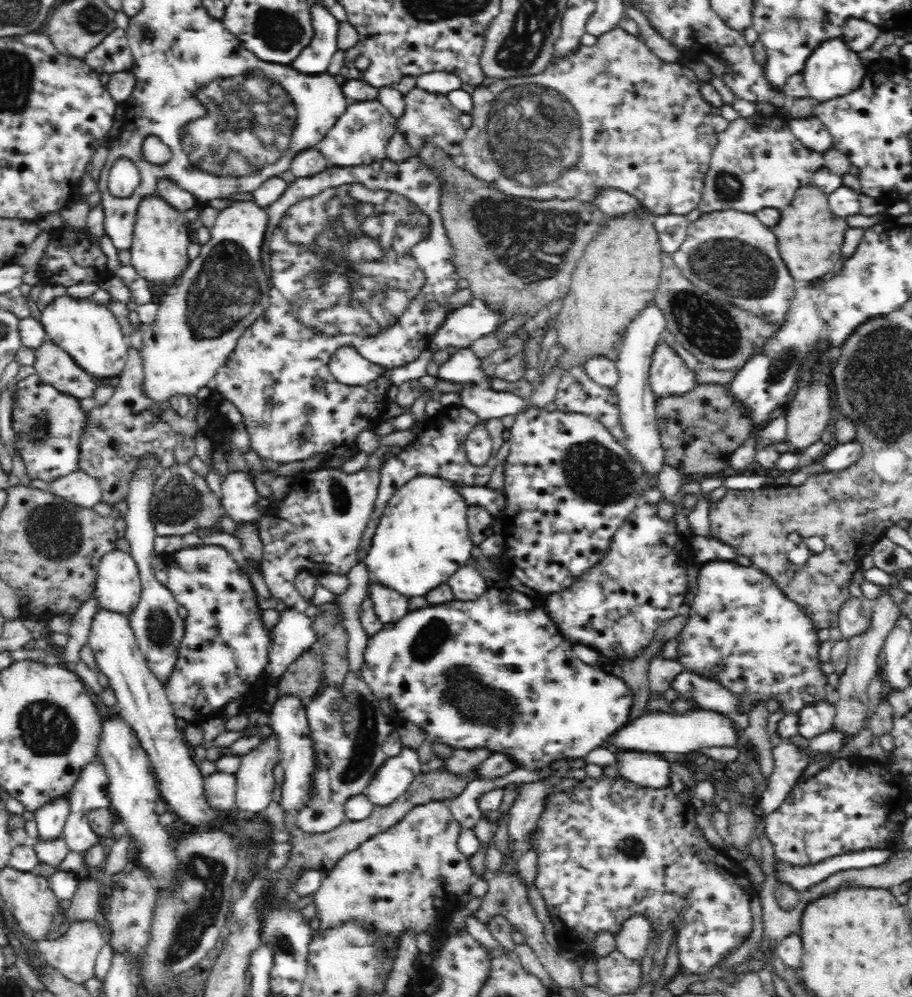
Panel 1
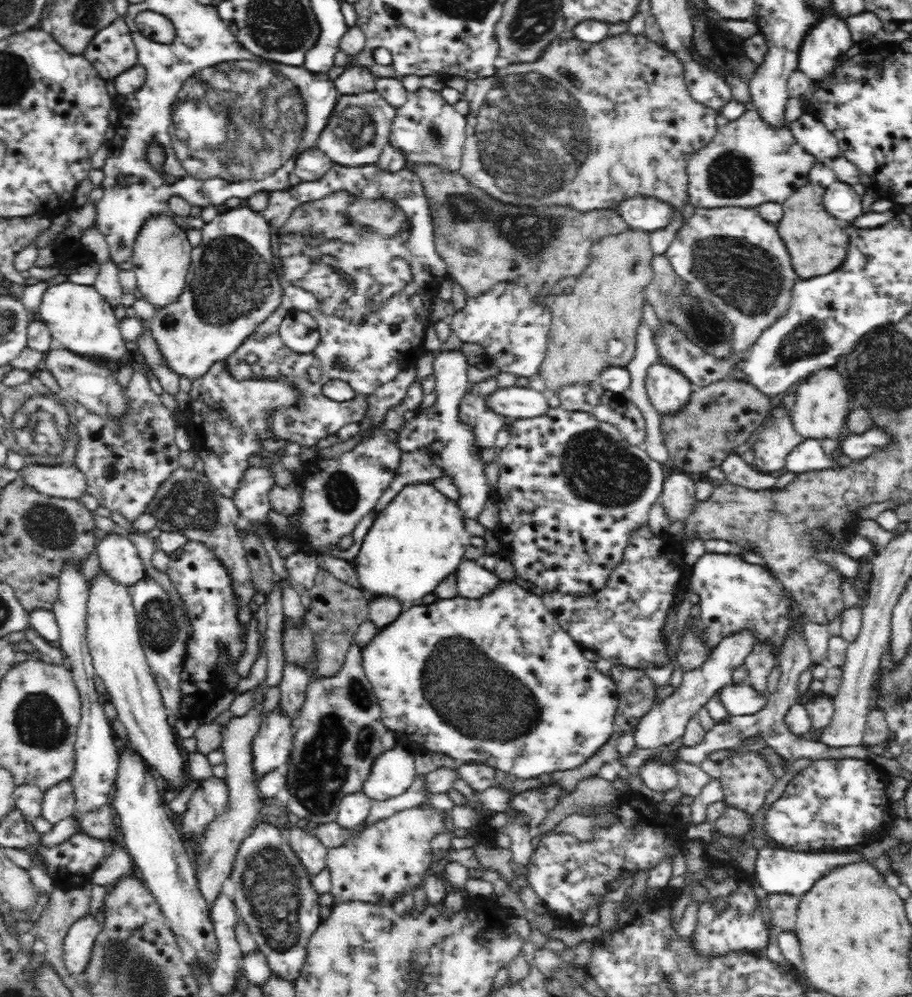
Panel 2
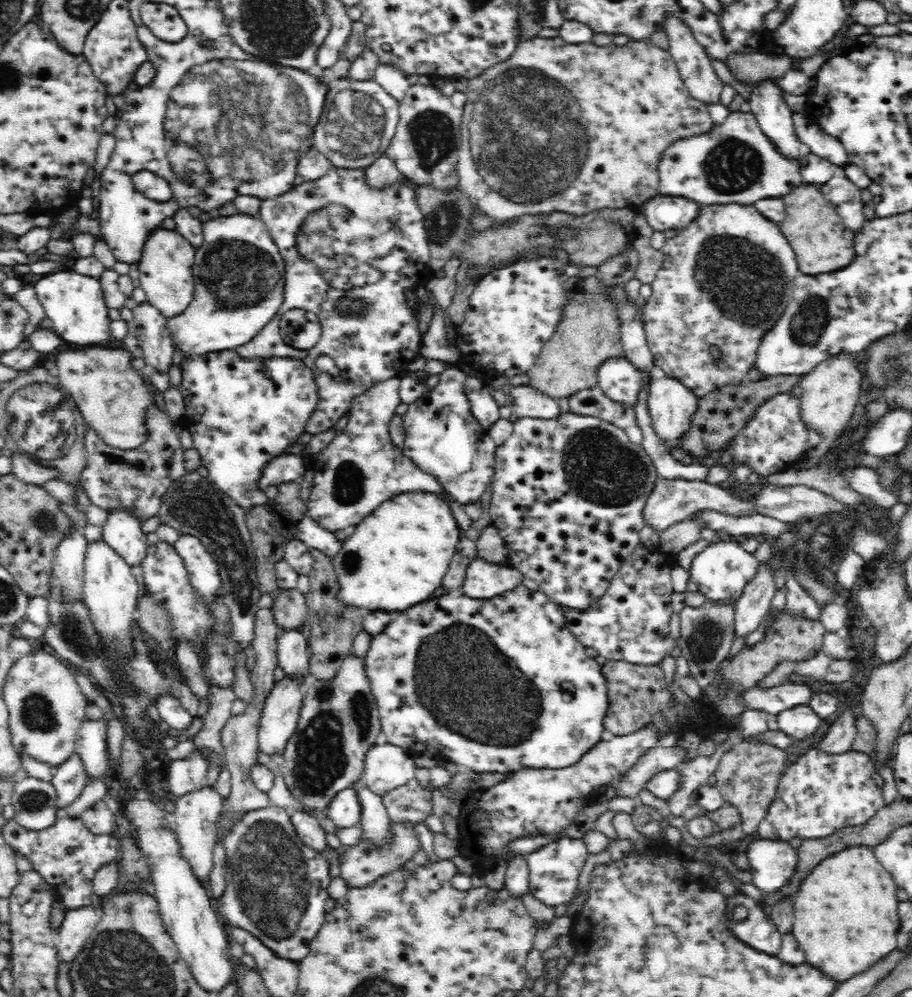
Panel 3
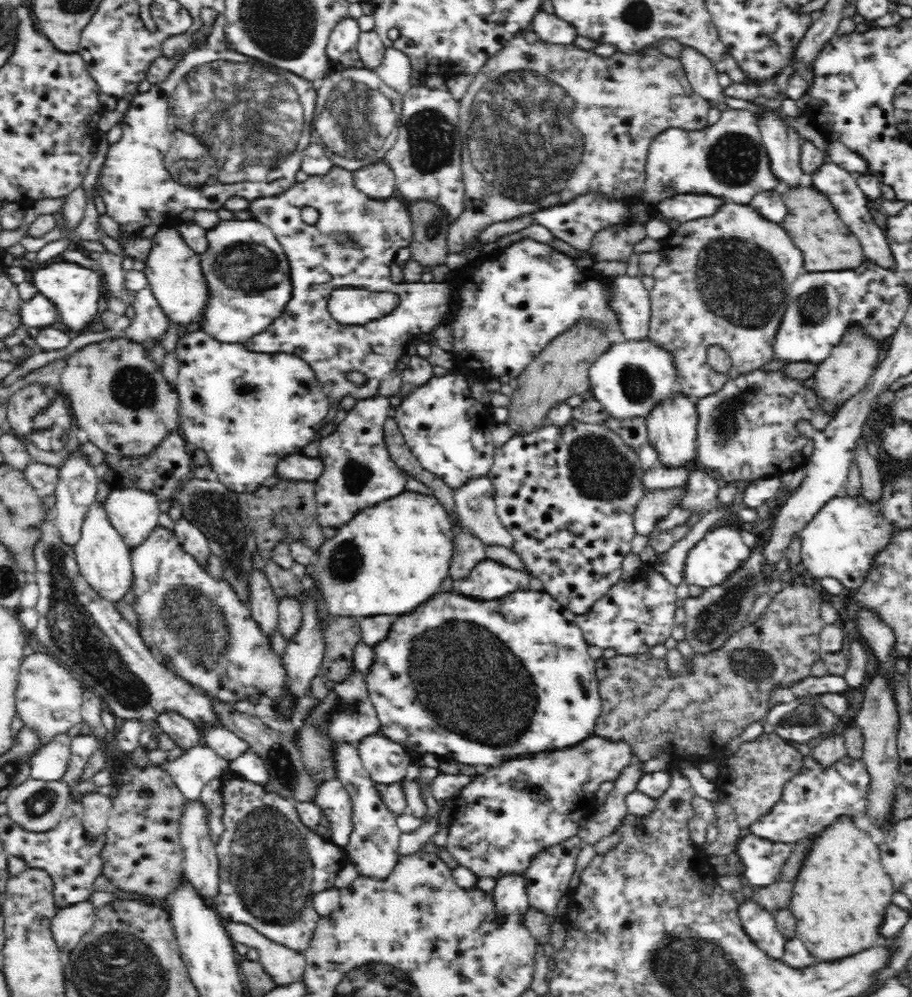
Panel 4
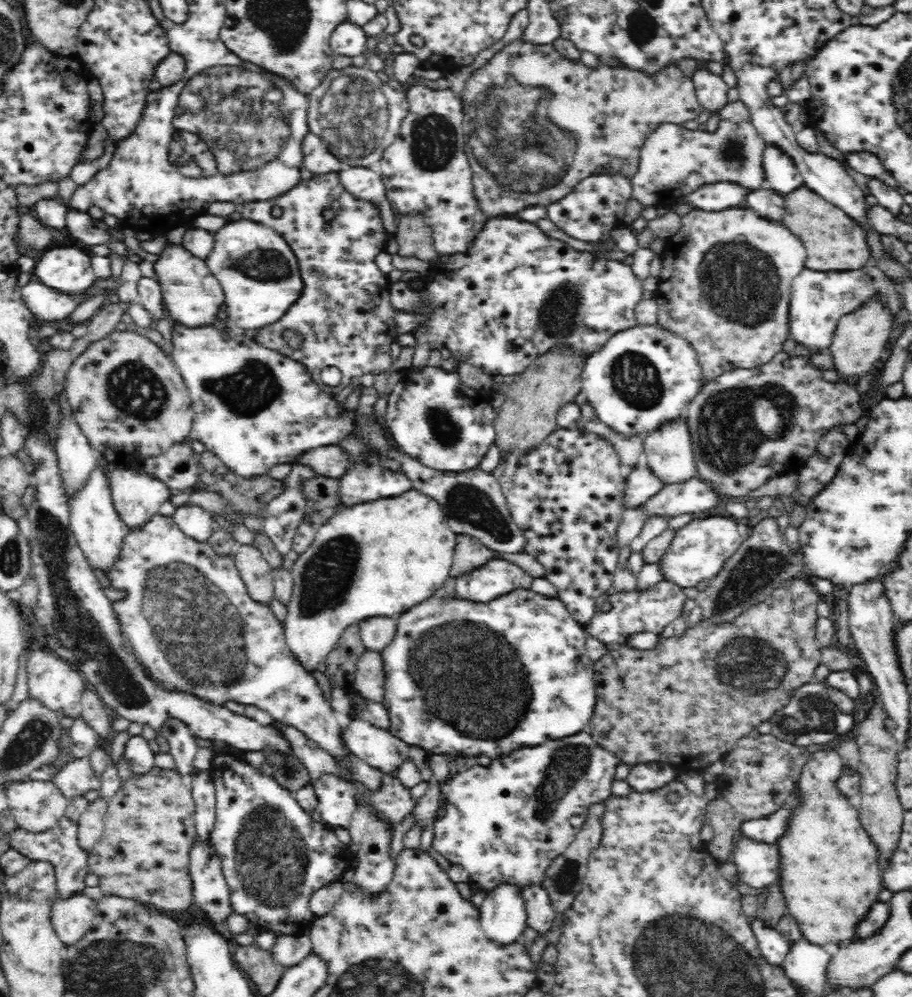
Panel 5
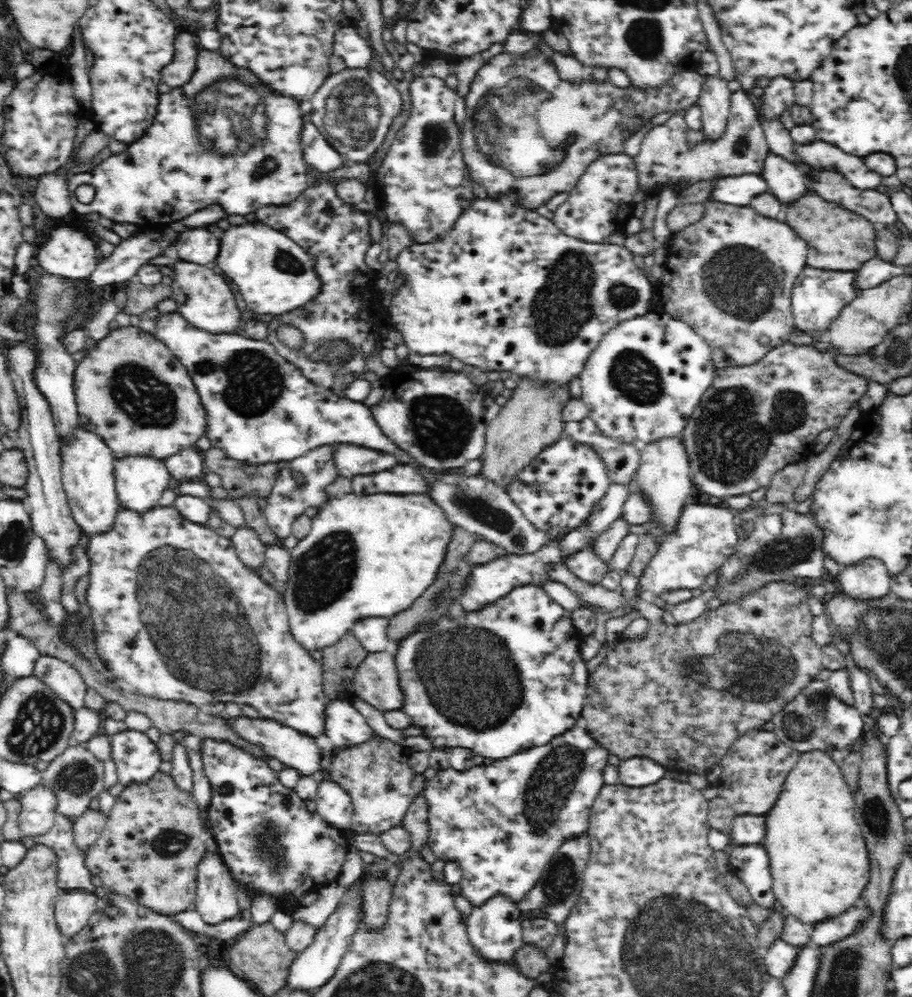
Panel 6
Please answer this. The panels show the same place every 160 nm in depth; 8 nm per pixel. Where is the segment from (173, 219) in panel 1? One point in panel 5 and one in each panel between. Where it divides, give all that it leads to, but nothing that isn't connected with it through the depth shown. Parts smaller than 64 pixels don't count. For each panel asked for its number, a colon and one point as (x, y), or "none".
2: (162, 257)
3: (166, 268)
4: (174, 272)
5: (191, 294)

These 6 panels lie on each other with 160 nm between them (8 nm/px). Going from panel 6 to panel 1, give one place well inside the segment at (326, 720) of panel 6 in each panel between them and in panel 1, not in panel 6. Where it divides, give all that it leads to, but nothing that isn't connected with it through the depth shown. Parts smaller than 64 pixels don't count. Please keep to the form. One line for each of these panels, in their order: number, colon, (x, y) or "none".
1: (392, 780)
2: (393, 772)
3: (386, 767)
4: (386, 761)
5: (378, 747)

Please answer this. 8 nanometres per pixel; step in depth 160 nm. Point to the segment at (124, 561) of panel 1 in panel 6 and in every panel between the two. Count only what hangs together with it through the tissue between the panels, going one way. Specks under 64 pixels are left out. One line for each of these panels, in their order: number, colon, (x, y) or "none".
2: (117, 553)
3: (123, 530)
4: (134, 512)
5: (137, 495)
6: (140, 481)

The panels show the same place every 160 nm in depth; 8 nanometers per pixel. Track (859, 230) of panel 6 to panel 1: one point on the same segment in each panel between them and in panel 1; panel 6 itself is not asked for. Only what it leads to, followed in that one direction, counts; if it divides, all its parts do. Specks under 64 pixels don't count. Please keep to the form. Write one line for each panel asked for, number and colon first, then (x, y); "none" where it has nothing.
1: (810, 237)
2: (817, 242)
3: (822, 243)
4: (827, 243)
5: (829, 234)

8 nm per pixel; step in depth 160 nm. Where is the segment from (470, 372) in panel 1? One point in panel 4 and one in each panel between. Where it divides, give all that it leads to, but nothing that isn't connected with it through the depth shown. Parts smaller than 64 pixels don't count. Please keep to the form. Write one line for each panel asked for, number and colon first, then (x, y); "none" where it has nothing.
2: (452, 446)
3: (443, 438)
4: (448, 431)

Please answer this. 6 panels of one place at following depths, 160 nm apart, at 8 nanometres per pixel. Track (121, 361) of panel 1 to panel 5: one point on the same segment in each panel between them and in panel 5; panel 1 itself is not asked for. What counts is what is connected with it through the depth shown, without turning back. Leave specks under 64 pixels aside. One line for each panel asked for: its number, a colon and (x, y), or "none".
2: (78, 317)
3: (74, 302)
4: (75, 290)
5: (69, 269)

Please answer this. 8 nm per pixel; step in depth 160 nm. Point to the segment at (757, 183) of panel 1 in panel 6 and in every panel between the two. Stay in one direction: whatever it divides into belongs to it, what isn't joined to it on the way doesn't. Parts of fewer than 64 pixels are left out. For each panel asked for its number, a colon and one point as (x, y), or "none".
2: (747, 162)
3: (732, 162)
4: (727, 159)
5: (674, 161)
6: (664, 154)

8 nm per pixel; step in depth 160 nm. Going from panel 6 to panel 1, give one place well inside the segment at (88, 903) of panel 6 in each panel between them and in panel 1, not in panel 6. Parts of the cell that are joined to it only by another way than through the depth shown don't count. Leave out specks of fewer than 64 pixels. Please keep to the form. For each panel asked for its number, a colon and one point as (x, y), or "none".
1: (73, 954)
2: (77, 943)
3: (77, 926)
4: (70, 923)
5: (72, 917)

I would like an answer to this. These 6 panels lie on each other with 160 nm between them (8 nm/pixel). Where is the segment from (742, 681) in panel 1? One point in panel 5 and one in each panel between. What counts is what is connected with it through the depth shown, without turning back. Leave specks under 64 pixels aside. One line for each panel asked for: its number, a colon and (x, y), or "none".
2: (734, 594)
3: (721, 570)
4: (721, 550)
5: (697, 551)

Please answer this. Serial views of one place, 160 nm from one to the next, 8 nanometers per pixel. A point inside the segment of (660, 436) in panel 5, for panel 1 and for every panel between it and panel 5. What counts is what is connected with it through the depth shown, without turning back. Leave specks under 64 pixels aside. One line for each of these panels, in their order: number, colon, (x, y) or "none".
1: (668, 375)
2: (669, 393)
3: (671, 406)
4: (671, 428)

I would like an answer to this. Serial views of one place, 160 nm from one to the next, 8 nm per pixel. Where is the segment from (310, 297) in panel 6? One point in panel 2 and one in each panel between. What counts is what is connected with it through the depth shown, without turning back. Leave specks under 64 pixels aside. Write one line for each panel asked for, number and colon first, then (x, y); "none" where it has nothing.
2: (220, 308)
3: (239, 272)
4: (249, 275)
5: (261, 276)

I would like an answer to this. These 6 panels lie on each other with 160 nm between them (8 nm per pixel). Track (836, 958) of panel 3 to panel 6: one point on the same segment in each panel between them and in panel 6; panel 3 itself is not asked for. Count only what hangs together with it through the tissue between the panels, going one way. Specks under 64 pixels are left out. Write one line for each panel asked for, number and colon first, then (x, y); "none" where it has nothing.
4: (841, 889)
5: (829, 873)
6: (818, 860)

